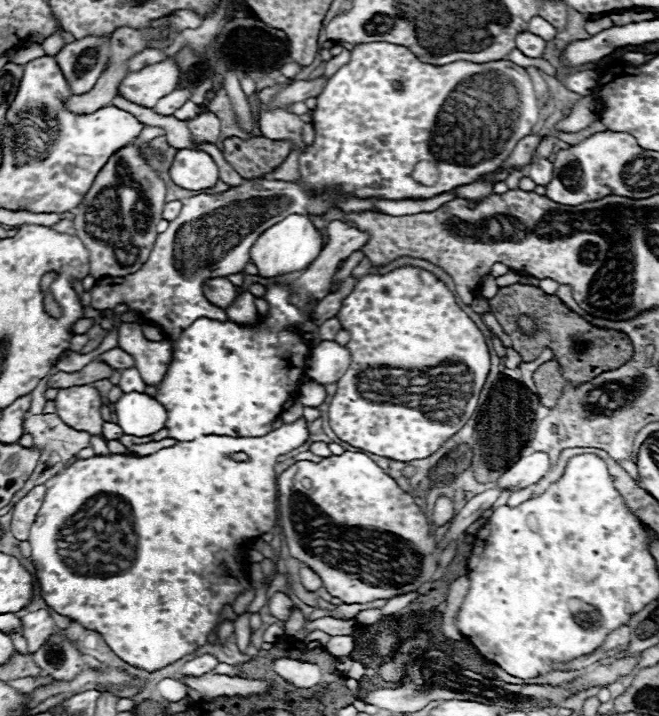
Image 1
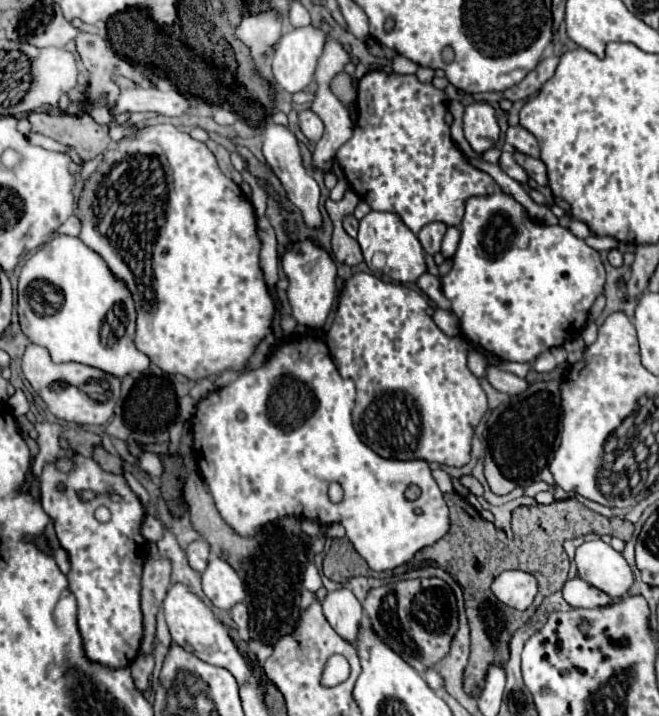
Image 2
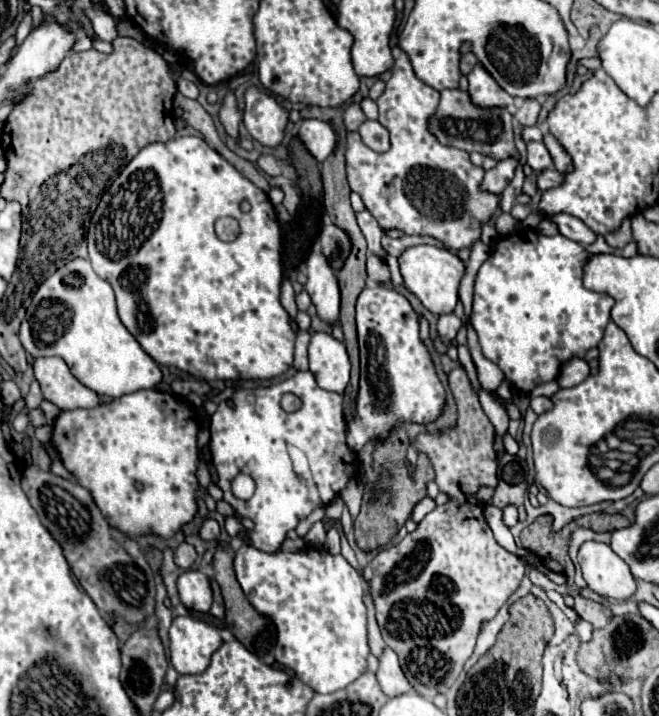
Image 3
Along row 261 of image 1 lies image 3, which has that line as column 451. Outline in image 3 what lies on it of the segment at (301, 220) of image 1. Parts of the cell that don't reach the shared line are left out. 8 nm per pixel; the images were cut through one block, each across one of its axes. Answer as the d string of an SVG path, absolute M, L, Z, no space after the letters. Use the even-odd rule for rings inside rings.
M420 244L420 246L408 248L398 258L398 262L400 262L400 272L402 272L402 278L408 286L408 290L424 304L424 308L428 308L434 314L452 314L454 312L454 308L458 304L460 280L466 272L466 264L458 254L454 254L446 248Z

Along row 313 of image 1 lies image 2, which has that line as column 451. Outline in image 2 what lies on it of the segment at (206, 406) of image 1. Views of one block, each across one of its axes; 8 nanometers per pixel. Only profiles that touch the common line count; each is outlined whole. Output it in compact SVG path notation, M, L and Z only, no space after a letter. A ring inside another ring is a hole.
M496 190L490 198L470 198L460 230L462 236L454 254L454 266L442 284L446 298L452 302L452 314L460 320L460 330L470 344L502 360L528 362L544 350L562 346L574 326L584 328L588 310L604 292L606 282L600 254L584 240L562 226L536 224L526 210L502 190Z

